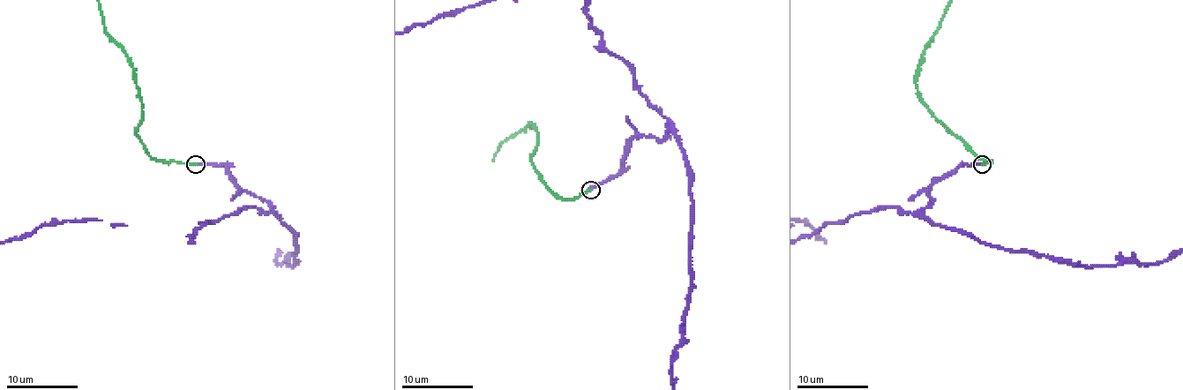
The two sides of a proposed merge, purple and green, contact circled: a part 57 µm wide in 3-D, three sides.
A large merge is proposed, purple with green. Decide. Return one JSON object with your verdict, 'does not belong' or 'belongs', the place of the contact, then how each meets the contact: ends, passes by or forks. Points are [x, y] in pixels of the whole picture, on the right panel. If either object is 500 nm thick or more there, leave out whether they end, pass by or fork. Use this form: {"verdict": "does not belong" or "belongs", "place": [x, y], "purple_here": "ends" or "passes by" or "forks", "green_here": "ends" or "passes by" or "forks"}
{"verdict": "does not belong", "place": [982, 164], "purple_here": "ends", "green_here": "ends"}

